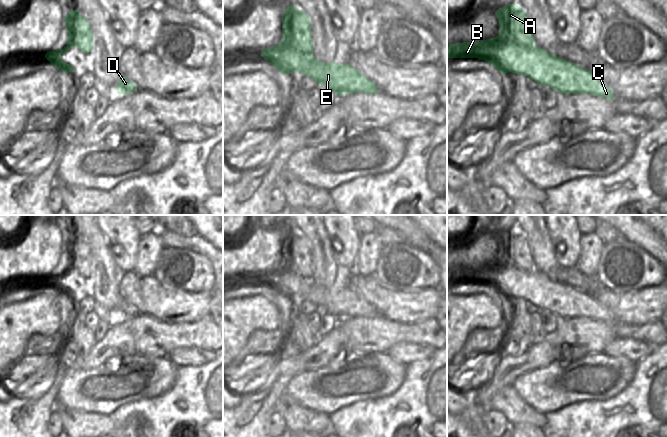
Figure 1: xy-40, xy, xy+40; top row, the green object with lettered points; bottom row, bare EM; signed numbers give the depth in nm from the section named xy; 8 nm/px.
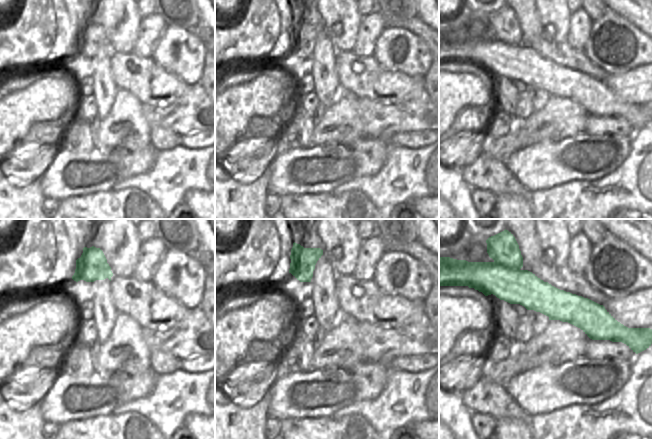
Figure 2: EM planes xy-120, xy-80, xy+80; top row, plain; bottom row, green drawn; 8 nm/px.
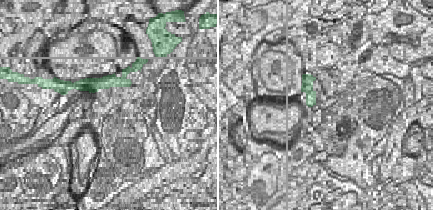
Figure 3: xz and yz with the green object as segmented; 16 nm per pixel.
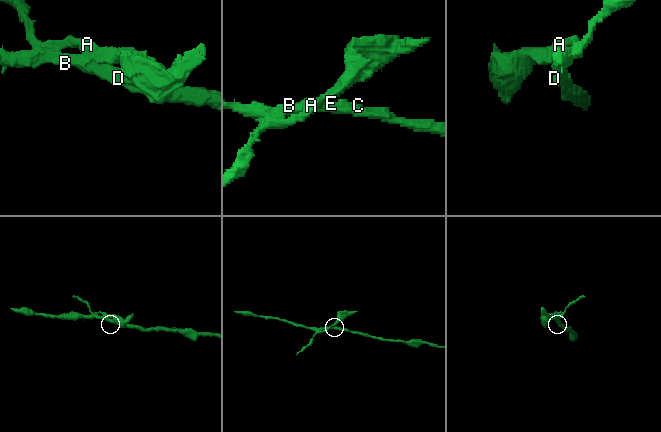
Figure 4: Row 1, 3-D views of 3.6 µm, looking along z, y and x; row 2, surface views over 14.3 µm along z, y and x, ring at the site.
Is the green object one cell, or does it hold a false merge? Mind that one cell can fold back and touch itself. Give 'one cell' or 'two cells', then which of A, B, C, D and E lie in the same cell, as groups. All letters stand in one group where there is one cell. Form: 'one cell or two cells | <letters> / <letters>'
two cells | A / B C D E

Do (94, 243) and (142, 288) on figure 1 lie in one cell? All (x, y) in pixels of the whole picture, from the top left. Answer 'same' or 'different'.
different

